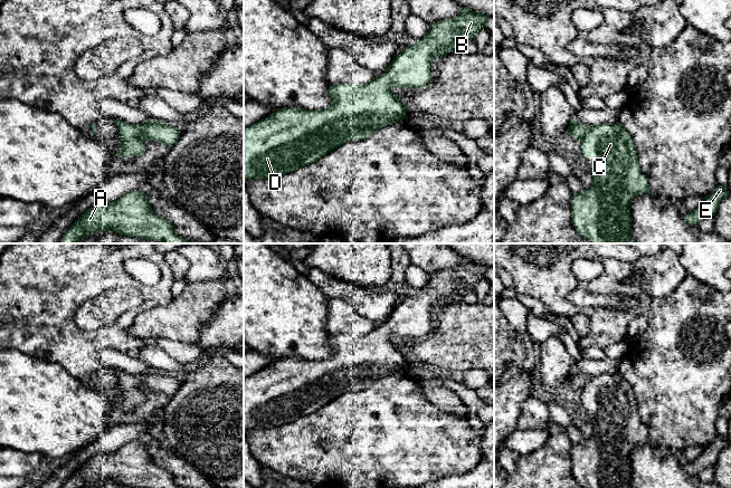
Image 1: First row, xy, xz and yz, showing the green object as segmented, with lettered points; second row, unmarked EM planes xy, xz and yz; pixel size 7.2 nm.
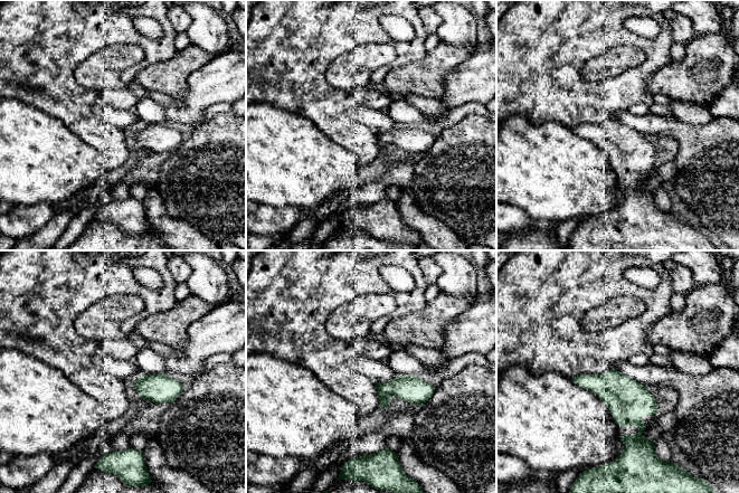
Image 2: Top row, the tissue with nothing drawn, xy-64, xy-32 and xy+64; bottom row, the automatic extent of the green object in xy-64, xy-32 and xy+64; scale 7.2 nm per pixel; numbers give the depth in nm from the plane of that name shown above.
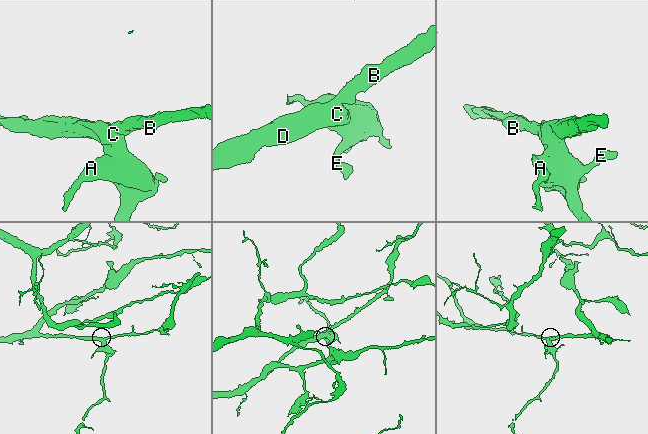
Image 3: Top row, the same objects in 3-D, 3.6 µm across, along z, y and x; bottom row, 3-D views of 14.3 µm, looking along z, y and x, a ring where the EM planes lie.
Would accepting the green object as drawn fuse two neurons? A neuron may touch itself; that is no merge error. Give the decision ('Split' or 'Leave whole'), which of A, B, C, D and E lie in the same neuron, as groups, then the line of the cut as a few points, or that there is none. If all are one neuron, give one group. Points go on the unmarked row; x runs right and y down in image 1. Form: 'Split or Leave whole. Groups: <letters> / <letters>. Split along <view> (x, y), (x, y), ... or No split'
Leave whole. Groups: A B C D E. No split

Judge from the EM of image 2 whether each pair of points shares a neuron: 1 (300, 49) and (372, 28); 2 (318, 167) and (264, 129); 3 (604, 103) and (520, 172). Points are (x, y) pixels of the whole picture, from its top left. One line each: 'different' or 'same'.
1: same
2: same
3: different

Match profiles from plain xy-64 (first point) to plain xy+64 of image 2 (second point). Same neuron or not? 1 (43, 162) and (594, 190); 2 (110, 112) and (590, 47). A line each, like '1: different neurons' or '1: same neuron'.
1: same neuron
2: different neurons

